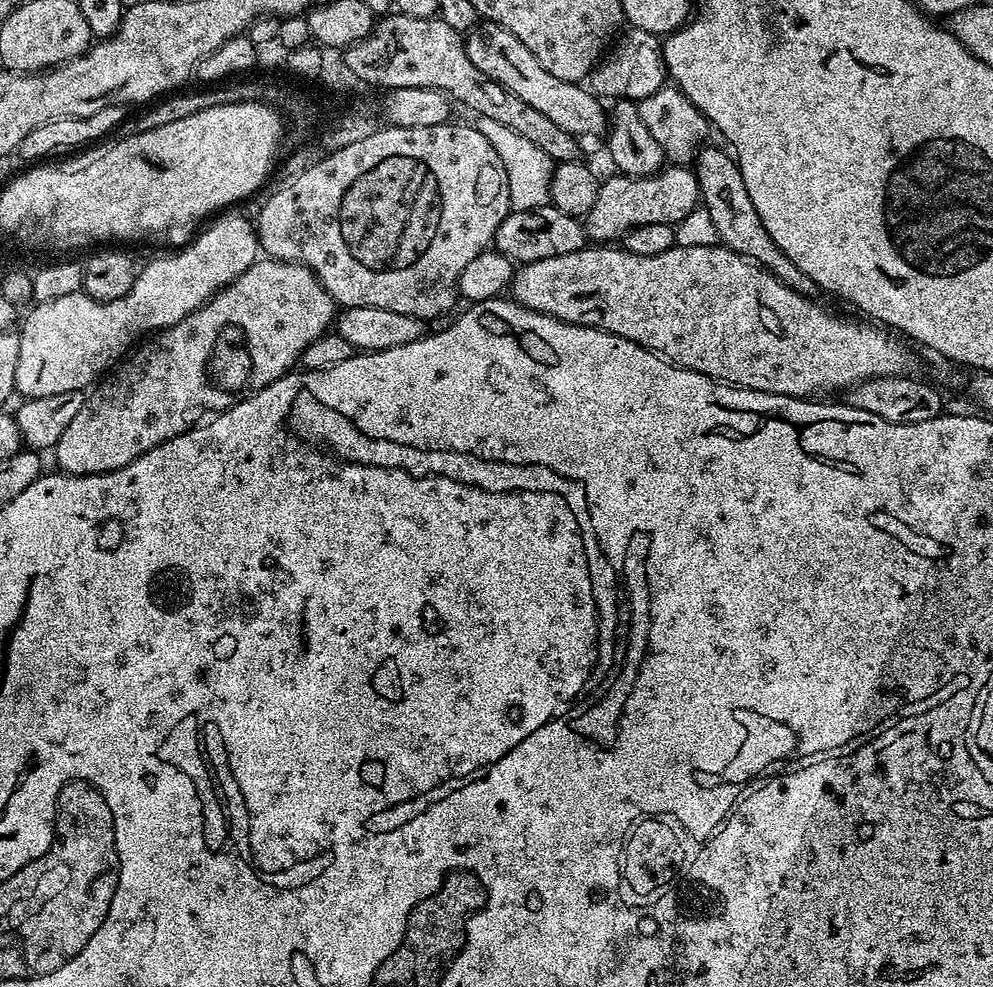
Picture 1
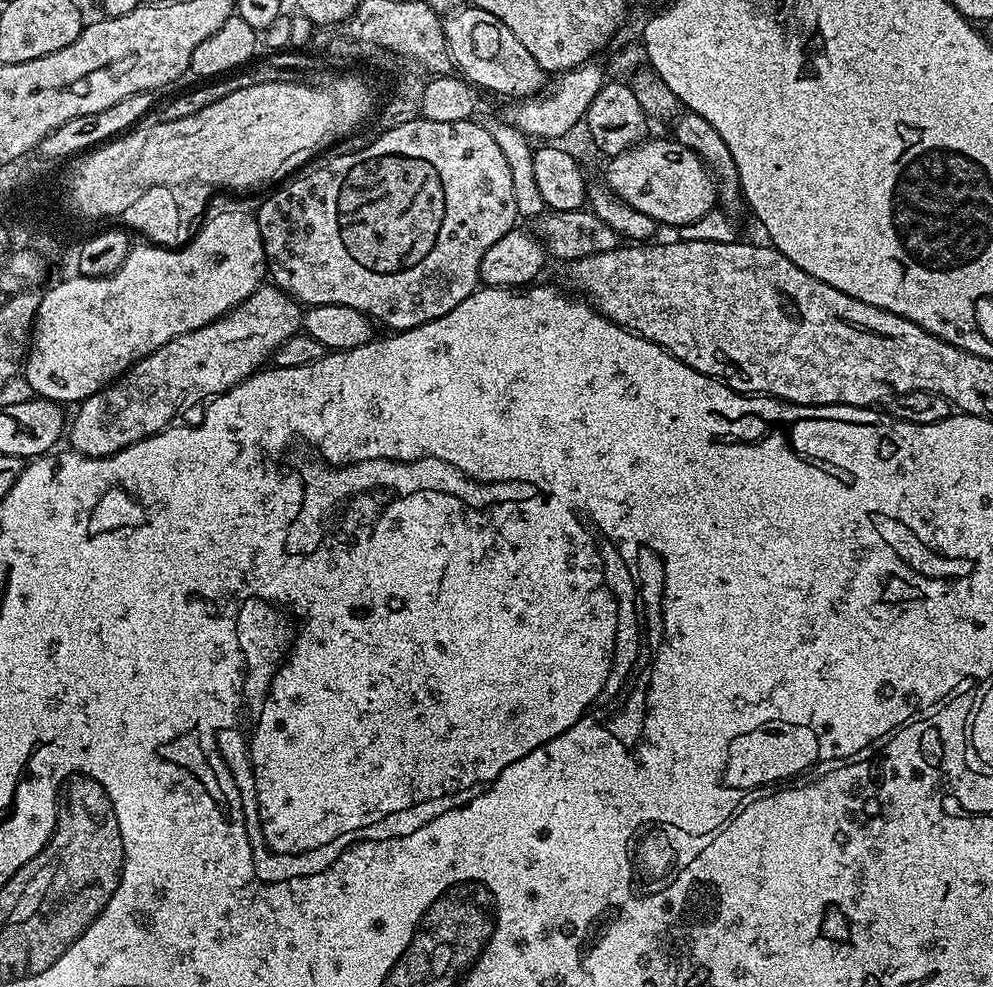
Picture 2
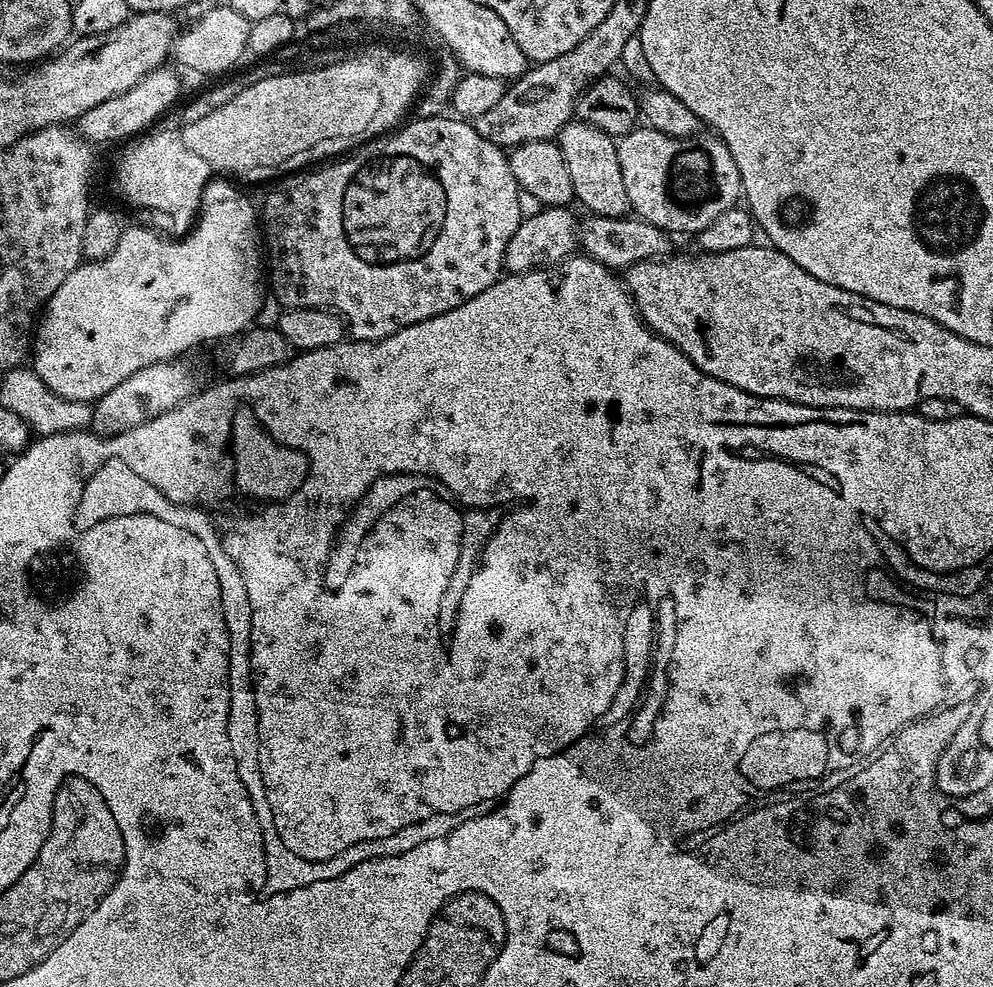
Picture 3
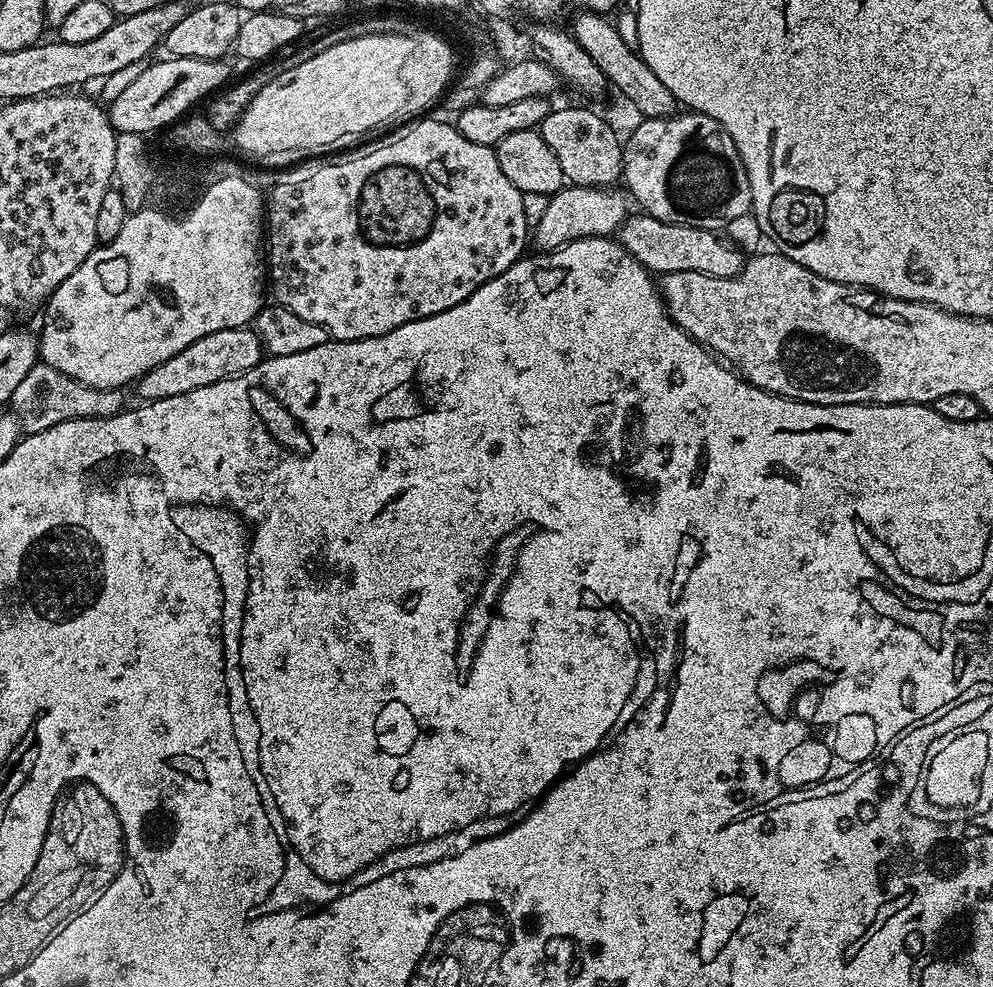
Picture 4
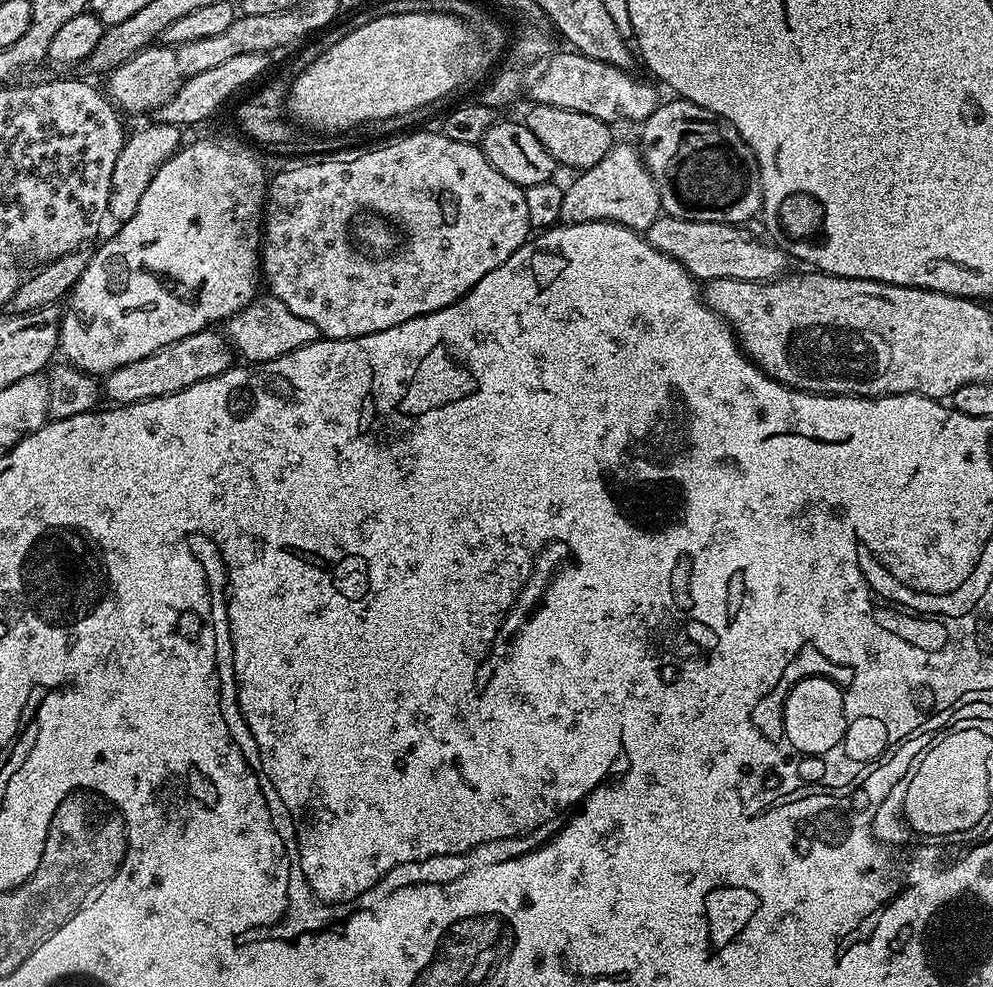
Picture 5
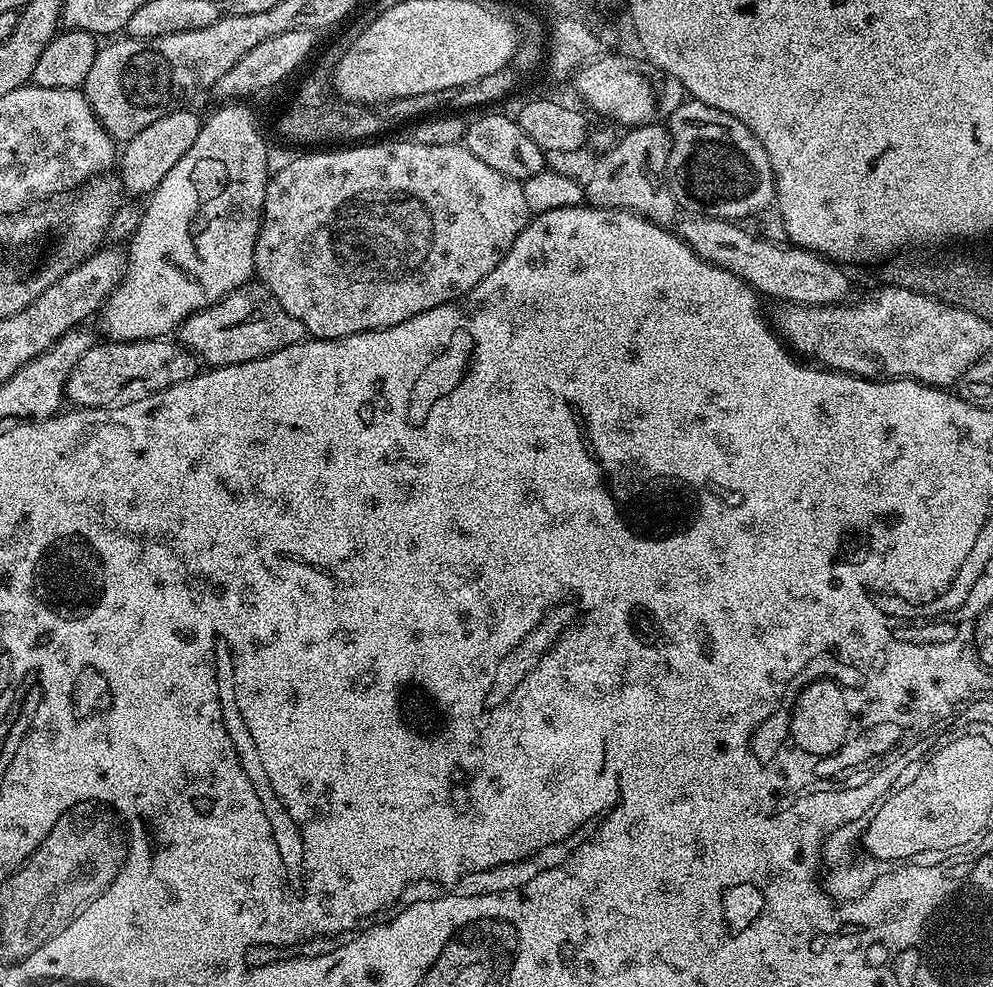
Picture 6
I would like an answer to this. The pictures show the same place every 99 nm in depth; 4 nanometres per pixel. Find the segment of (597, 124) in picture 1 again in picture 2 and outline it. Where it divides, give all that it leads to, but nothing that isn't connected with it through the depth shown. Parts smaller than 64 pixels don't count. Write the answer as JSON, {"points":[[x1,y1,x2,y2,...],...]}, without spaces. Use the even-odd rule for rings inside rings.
{"points":[[465,6,458,12,444,20,444,33,448,43,448,55,455,71,459,73,469,84,482,90,485,88,488,92,497,92,500,96,512,96,508,98,527,98,539,93,546,84,546,73,538,62,534,62,534,57,530,55,530,50,514,38,514,34,494,14,486,14,486,10]]}

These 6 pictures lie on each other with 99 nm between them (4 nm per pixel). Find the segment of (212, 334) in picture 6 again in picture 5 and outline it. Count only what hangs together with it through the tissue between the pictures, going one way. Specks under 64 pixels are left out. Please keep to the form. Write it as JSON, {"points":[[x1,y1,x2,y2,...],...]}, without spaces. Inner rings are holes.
{"points":[[271,294,257,295,241,312,229,316,226,321,226,335,233,349,245,356,245,361,257,364,264,364,282,354,290,354,321,339,318,326,314,326,314,322,298,318,298,314,294,314,279,298]]}

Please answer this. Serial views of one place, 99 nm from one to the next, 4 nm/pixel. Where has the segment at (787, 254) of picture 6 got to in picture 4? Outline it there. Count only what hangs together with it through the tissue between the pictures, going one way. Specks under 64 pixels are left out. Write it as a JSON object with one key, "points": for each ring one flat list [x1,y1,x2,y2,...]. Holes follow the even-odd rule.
{"points":[[630,214,624,219,618,239,621,246,649,272,697,272,710,274,714,278,730,278,740,275,744,269,745,253,713,229,682,226,674,222,662,222,647,214,639,215]]}

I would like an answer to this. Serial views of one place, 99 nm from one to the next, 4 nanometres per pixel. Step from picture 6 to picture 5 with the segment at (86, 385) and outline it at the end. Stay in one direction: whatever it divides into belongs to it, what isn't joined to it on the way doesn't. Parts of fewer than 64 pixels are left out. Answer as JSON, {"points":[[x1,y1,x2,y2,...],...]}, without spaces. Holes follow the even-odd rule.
{"points":[[220,330,195,332,186,338,178,338,178,342,170,342,170,346,162,346,162,350,154,350,146,358,138,358,138,362,130,362,126,366,118,366,118,370,107,373,102,380,103,395,109,396,113,405,137,404,139,400,162,398,166,394,174,394,178,390,186,390,194,386,194,382,206,382,228,368,233,367,234,349,228,342,227,335]]}

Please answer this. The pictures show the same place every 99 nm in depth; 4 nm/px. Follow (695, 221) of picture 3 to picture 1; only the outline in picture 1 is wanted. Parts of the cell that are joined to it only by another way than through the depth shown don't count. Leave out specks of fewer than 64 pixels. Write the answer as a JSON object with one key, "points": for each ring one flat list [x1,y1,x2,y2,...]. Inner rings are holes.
{"points":[[665,166,655,176,612,174,598,190,598,202,583,217,587,239,592,242,616,242,631,228,650,222,672,224,686,218,701,203,695,171,688,166]]}

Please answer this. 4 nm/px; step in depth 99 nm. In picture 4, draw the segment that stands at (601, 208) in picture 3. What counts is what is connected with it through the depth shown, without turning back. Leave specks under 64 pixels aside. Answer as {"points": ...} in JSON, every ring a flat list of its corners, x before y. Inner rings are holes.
{"points":[[553,107,538,126,538,131,546,146,554,150,554,158,558,158,562,174,569,185,577,184,583,188,610,188,621,179,624,171,624,145,621,137,616,137,615,130,598,113,591,112,588,108]]}

